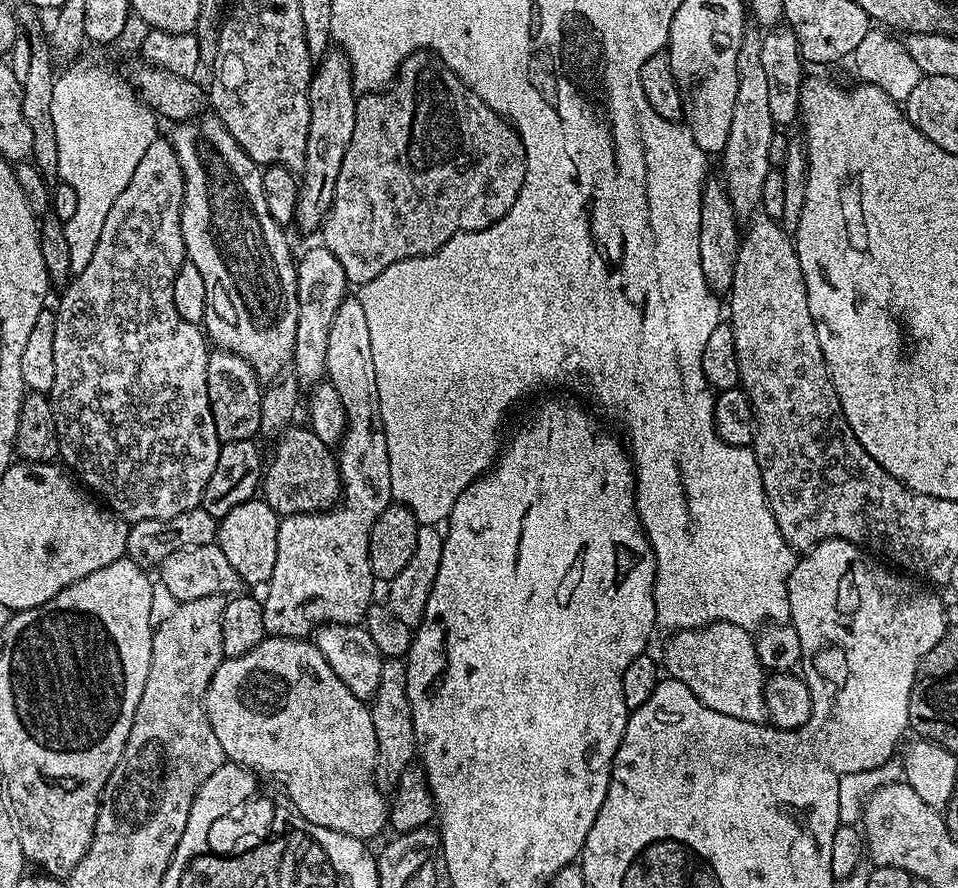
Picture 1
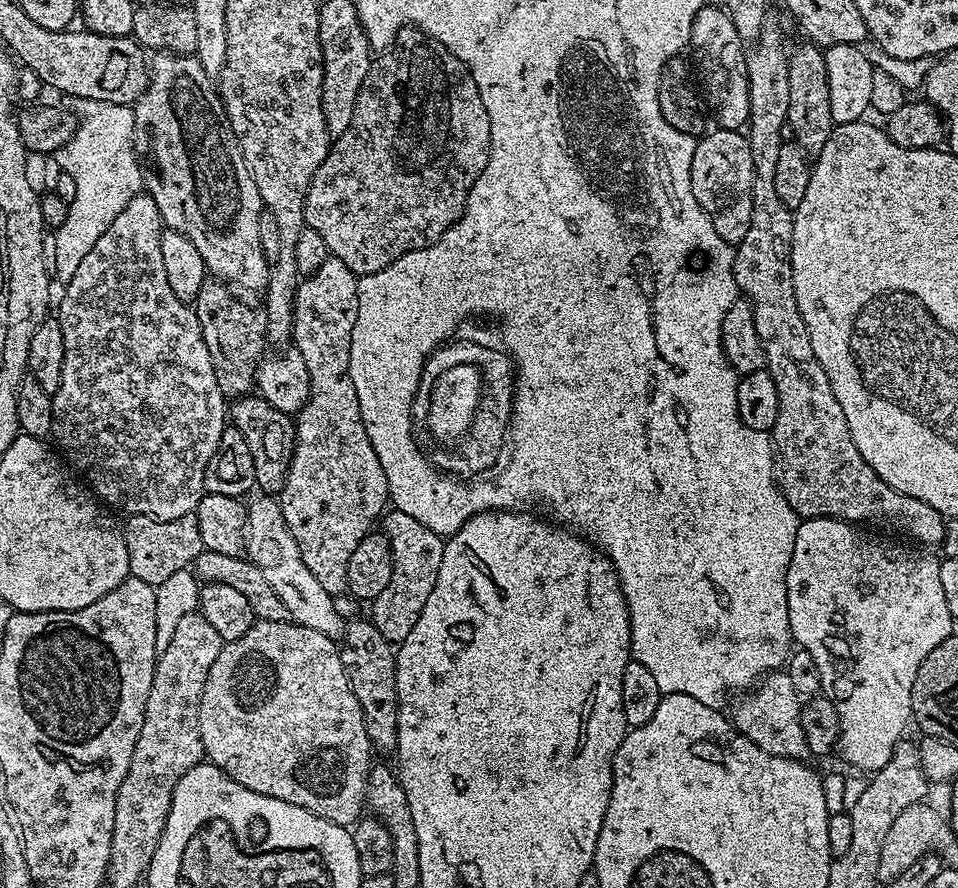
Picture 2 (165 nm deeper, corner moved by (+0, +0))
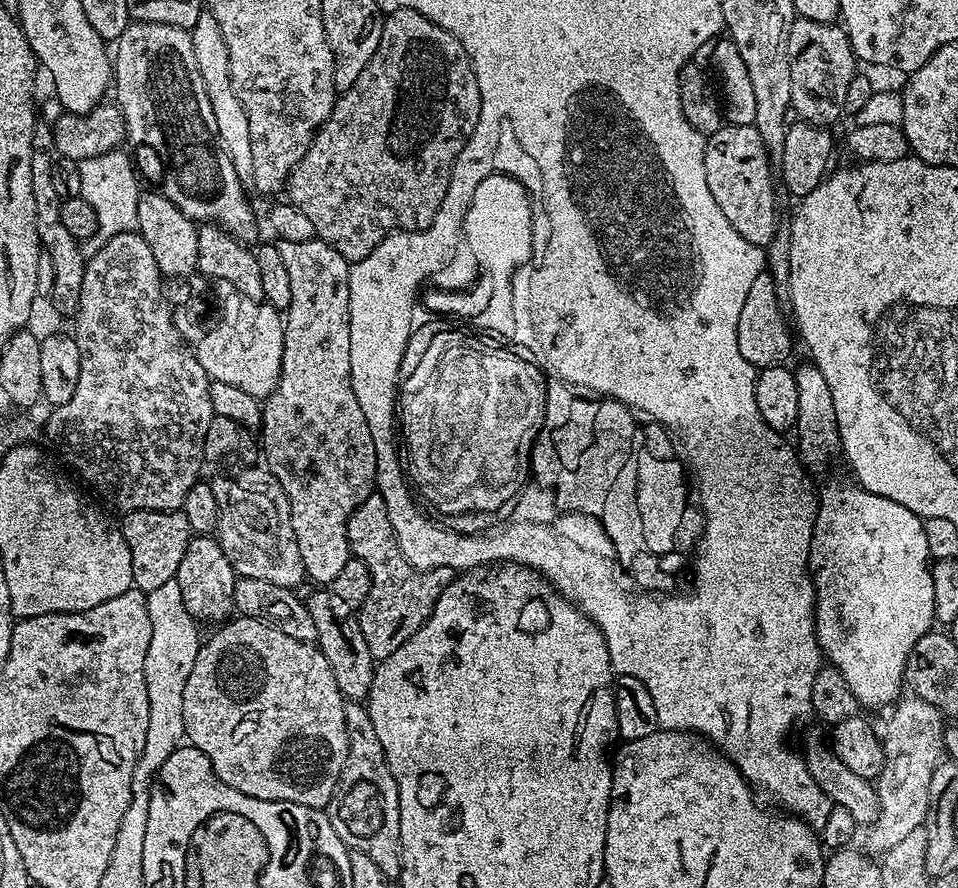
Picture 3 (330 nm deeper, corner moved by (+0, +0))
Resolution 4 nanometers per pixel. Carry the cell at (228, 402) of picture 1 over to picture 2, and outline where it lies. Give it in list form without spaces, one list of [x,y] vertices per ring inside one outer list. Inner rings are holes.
[[[208,278],[194,301],[194,311],[202,326],[202,338],[206,342],[206,350],[210,350],[214,378],[218,378],[218,390],[222,390],[226,398],[246,396],[253,391],[256,370],[266,356],[266,314],[263,307],[256,305],[255,308],[244,300],[247,299],[234,294],[223,280]]]

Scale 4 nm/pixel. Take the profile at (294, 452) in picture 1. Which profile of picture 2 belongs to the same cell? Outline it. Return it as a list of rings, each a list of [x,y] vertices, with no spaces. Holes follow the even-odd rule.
[[[259,394],[235,397],[230,404],[230,424],[237,428],[250,446],[250,455],[254,457],[256,488],[264,494],[279,493],[288,464],[292,461],[292,452],[296,448],[296,425],[293,417],[282,410],[274,410]]]

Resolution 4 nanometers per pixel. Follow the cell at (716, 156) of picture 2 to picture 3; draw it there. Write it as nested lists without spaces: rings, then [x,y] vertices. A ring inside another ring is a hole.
[[[725,123],[705,139],[704,157],[706,184],[710,186],[710,194],[714,194],[714,202],[718,202],[718,207],[722,209],[722,214],[726,214],[730,226],[734,226],[734,230],[738,230],[746,242],[754,242],[754,246],[767,249],[776,236],[776,229],[781,227],[782,220],[776,213],[778,184],[774,179],[774,168],[756,125]]]

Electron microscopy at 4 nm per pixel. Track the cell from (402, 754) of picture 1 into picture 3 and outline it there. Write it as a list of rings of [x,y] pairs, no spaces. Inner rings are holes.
[[[316,590],[312,597],[307,597],[306,603],[310,618],[314,618],[316,644],[326,662],[330,662],[330,670],[334,670],[334,682],[338,682],[338,690],[344,695],[345,701],[367,701],[377,661],[370,654],[370,646],[366,646],[366,638],[362,638],[359,619],[336,616],[329,593],[324,590]]]

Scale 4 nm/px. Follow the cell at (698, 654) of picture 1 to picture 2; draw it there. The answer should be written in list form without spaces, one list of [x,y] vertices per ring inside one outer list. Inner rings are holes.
[[[777,670],[763,677],[751,691],[740,698],[736,709],[730,712],[730,719],[742,735],[754,742],[754,746],[766,750],[766,754],[787,760],[809,759],[806,734],[802,734],[800,721],[802,697],[794,690],[794,682],[790,682],[787,671]]]

